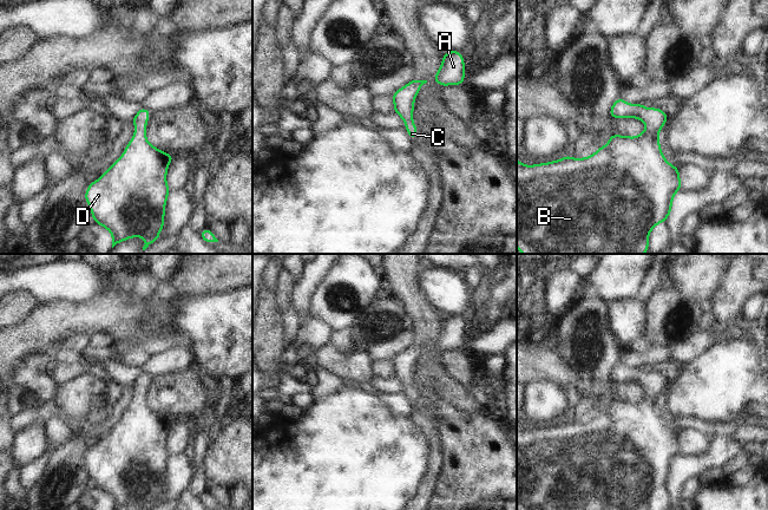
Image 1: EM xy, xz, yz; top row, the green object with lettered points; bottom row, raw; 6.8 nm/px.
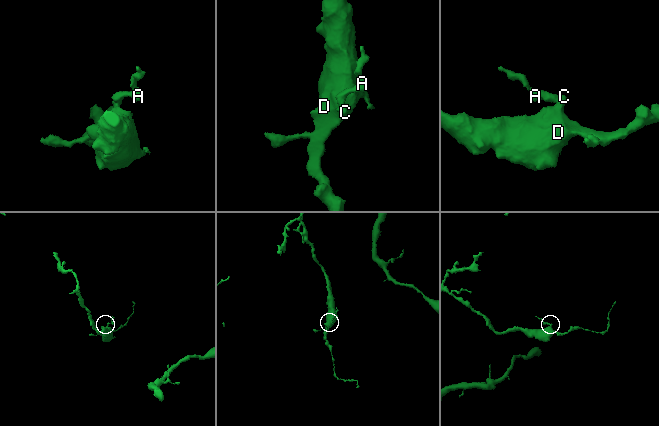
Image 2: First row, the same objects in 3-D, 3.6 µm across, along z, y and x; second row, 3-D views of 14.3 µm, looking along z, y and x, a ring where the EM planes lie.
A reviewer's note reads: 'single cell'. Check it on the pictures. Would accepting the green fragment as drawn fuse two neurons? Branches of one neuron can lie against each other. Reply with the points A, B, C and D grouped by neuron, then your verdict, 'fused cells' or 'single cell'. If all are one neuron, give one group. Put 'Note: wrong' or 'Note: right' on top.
Note: right
groups A B C D; single cell

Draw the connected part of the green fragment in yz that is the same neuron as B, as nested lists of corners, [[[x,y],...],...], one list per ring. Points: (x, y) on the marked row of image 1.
[[[622,98],[616,99],[610,109],[612,118],[636,118],[645,123],[644,131],[636,136],[611,135],[605,146],[585,158],[572,158],[566,155],[564,158],[549,163],[525,165],[517,159],[517,248],[523,254],[645,254],[649,250],[649,234],[670,215],[672,198],[681,190],[680,170],[670,164],[661,151],[658,140],[659,130],[665,125],[668,115],[656,107],[648,109],[643,104],[629,104]]]

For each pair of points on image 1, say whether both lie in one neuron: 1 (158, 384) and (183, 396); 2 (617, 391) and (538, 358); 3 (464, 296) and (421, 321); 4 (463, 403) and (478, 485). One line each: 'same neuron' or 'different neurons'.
1: same neuron
2: same neuron
3: different neurons
4: different neurons

